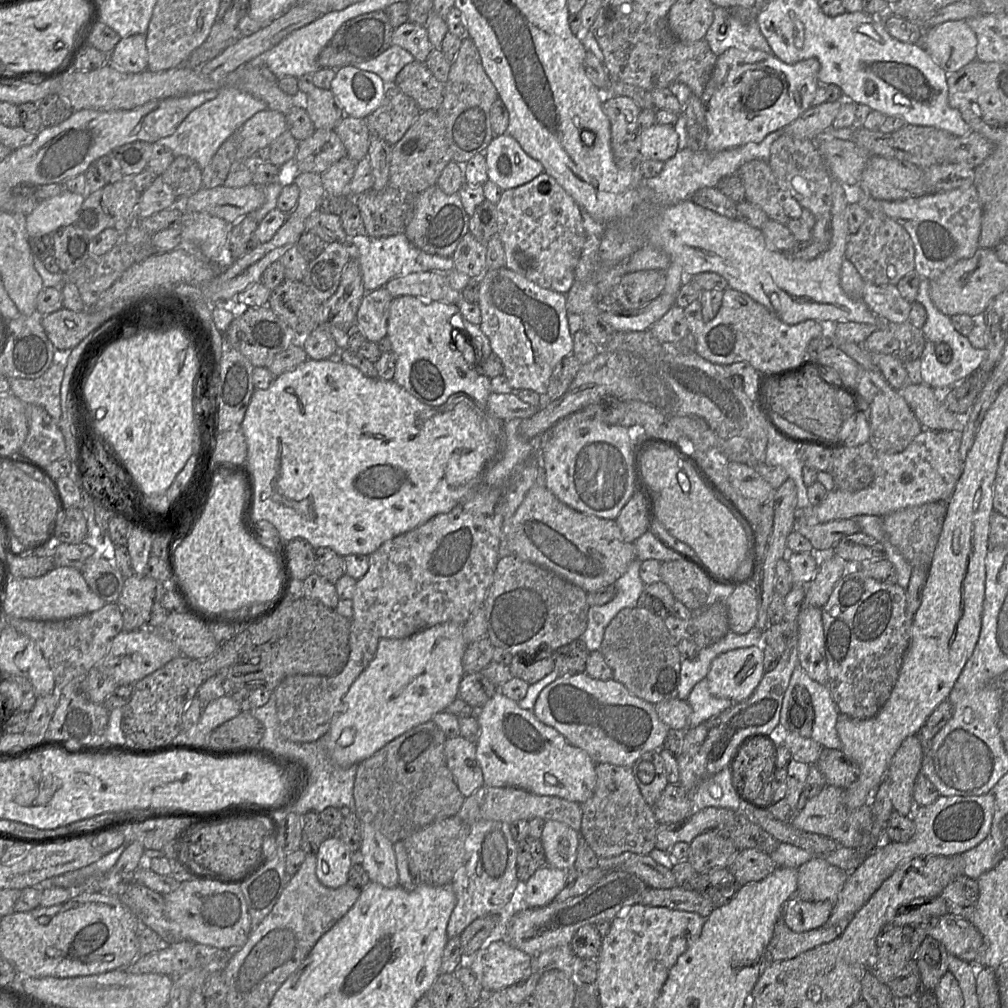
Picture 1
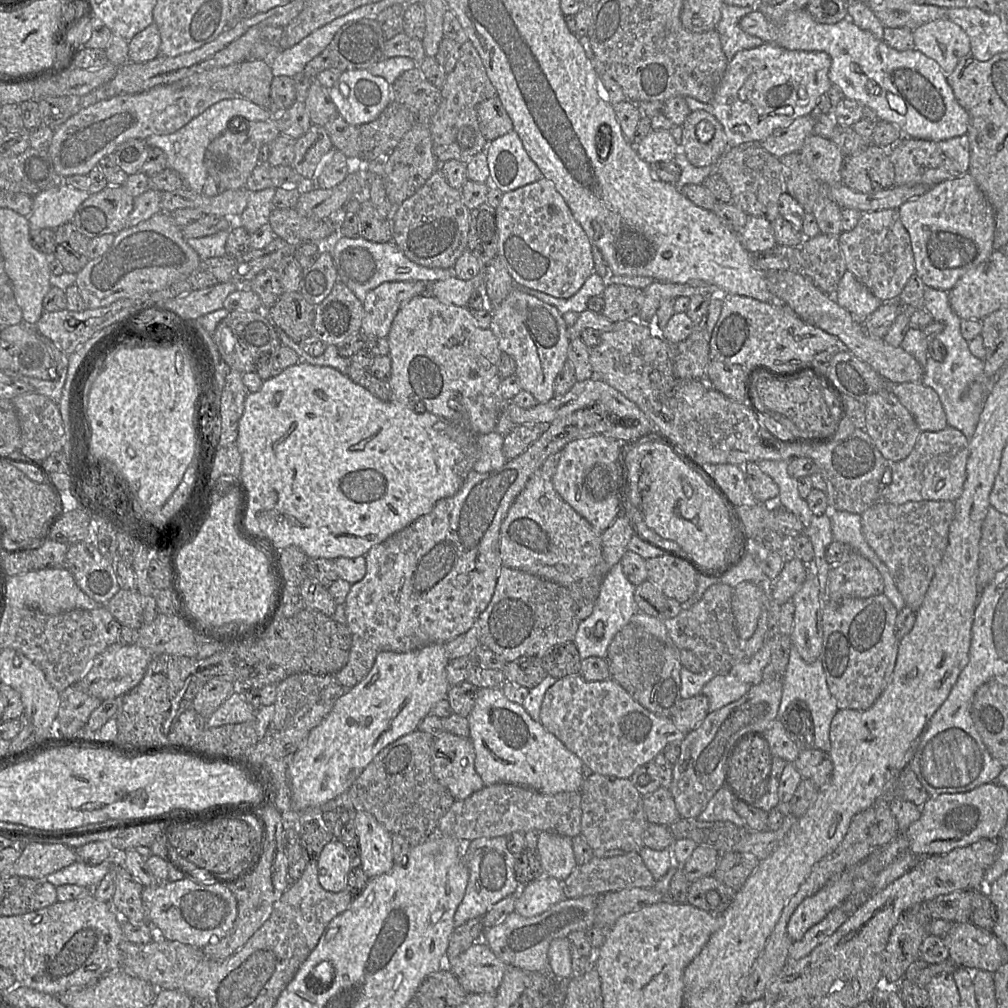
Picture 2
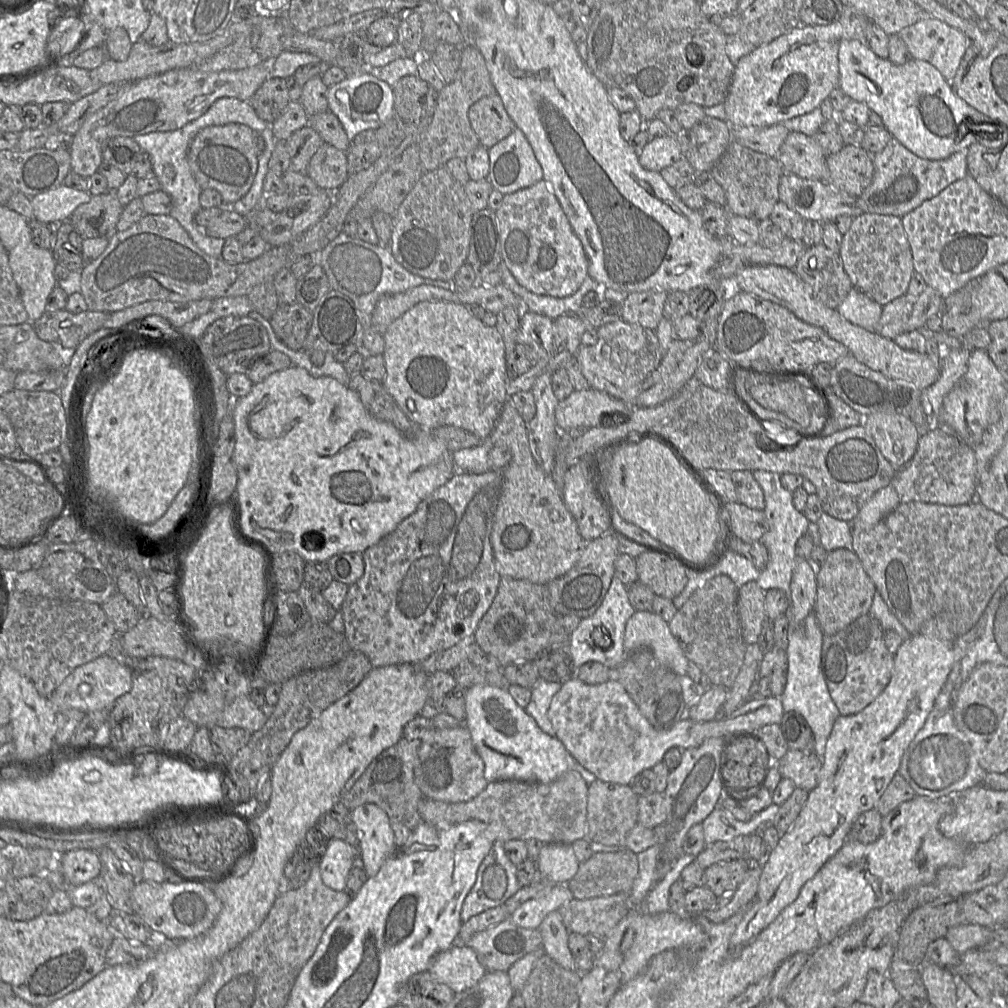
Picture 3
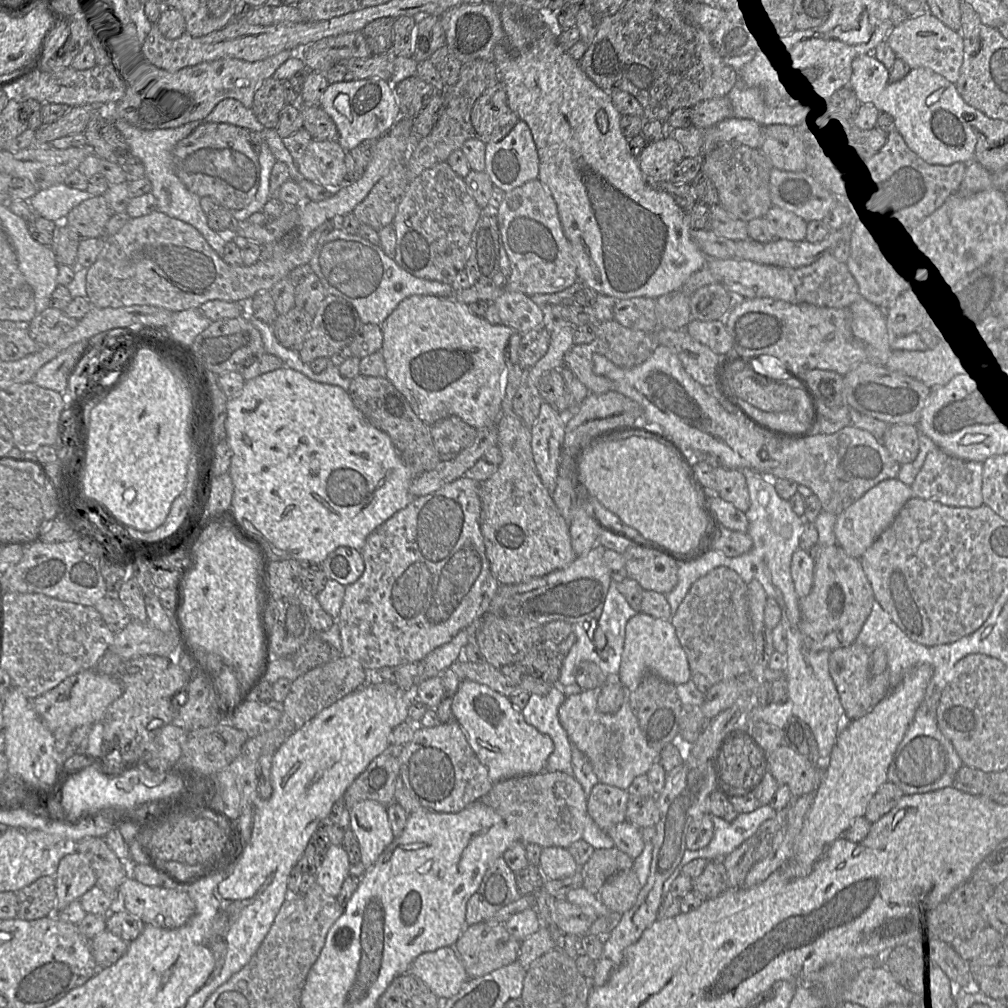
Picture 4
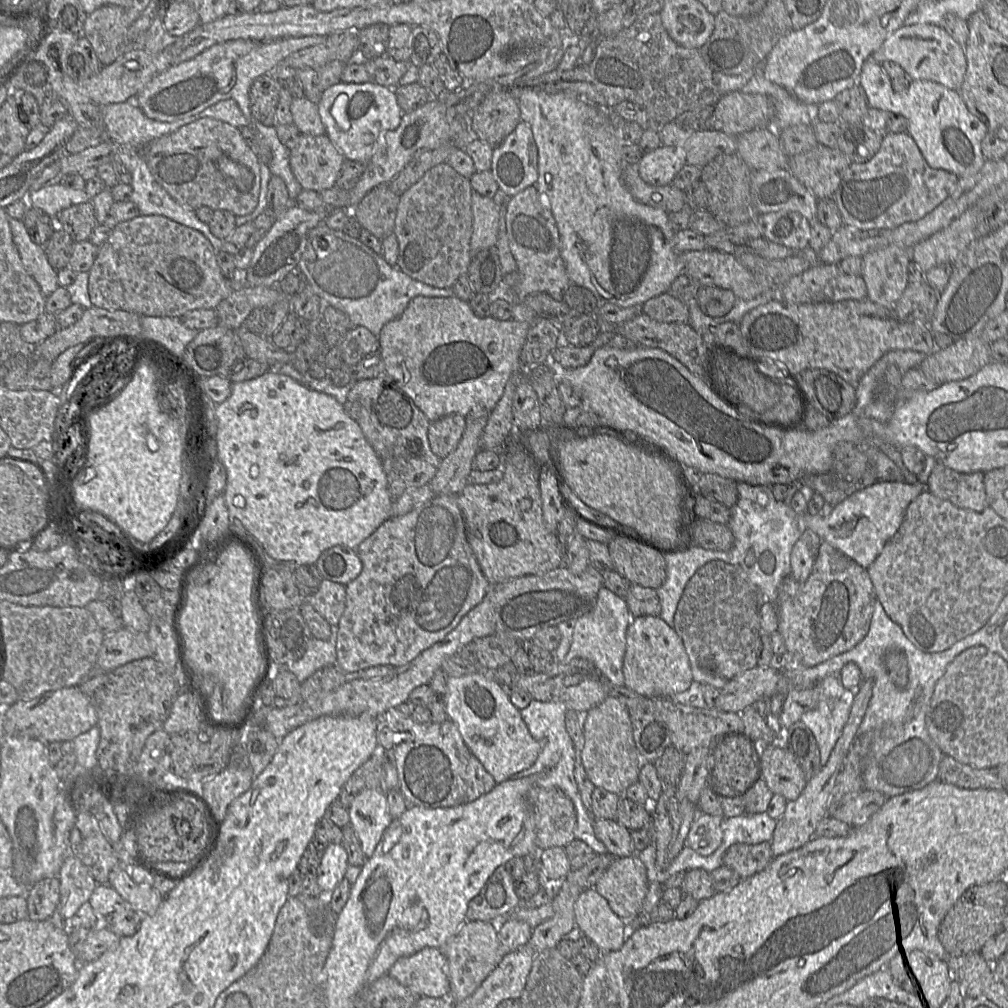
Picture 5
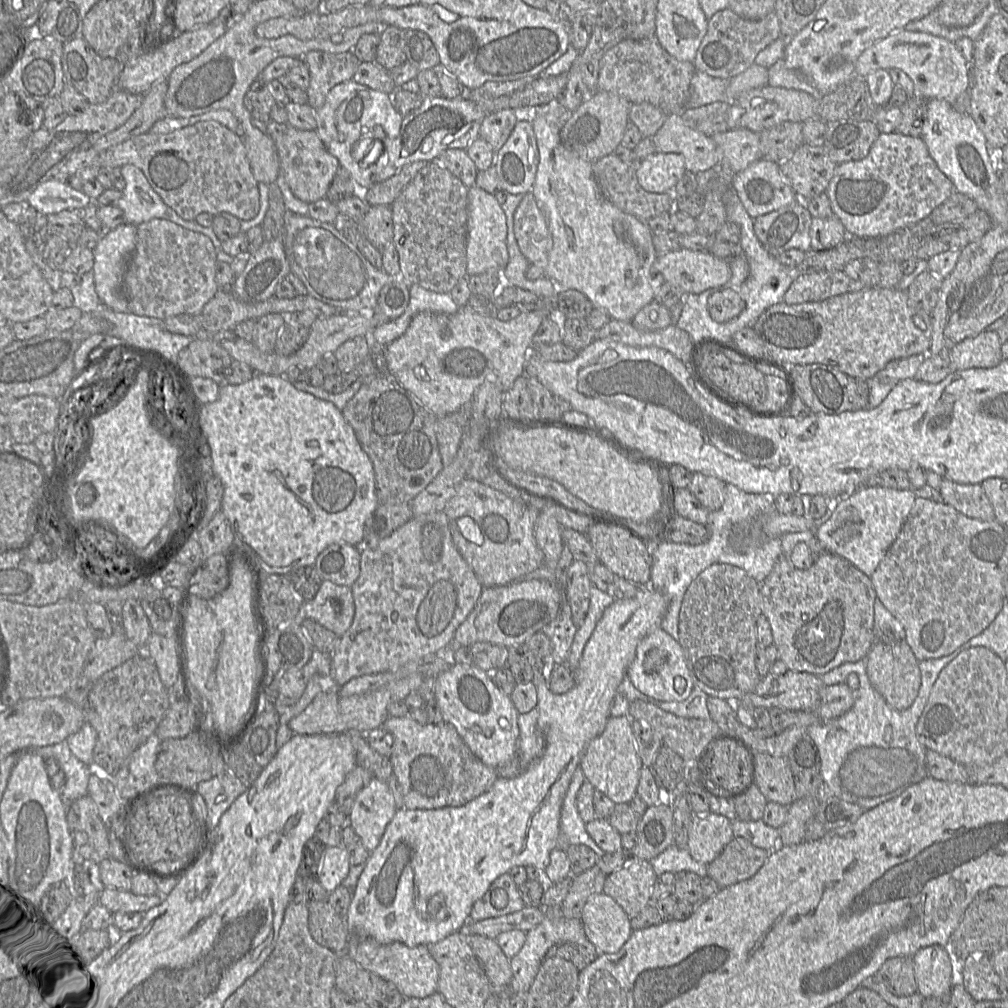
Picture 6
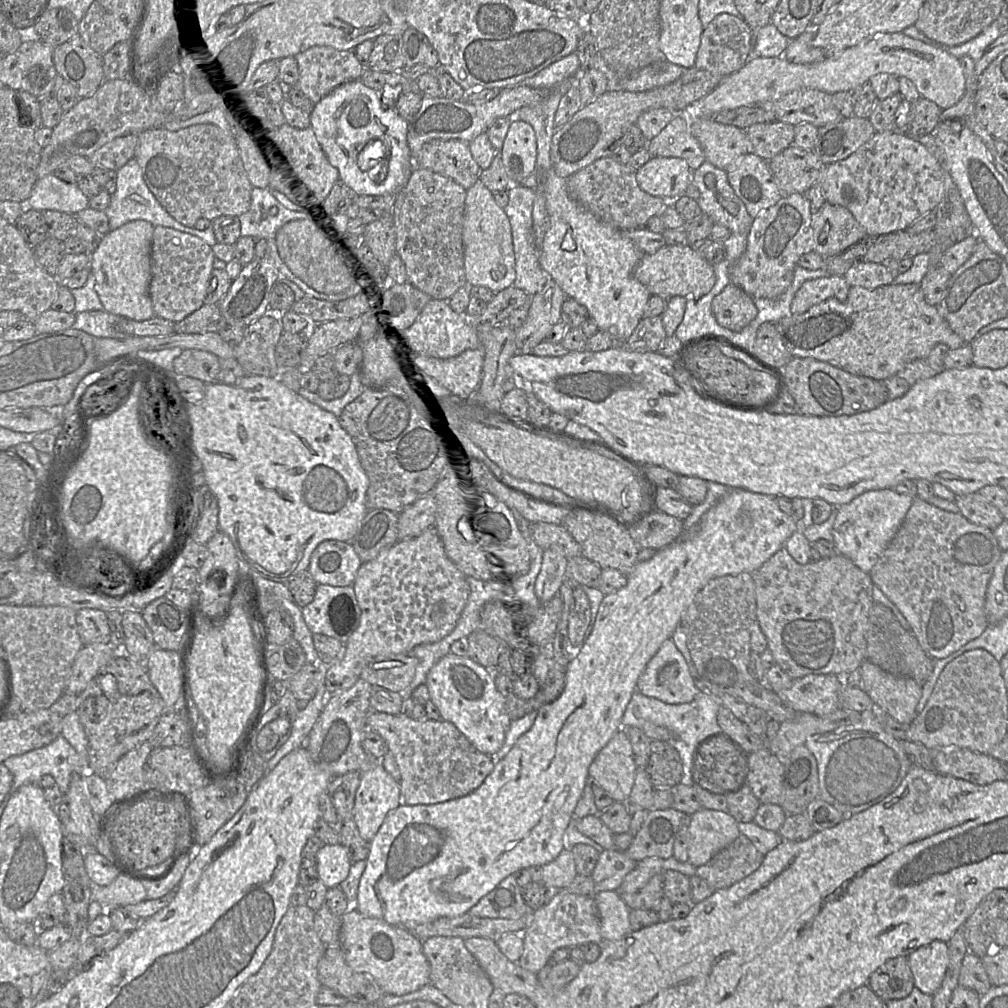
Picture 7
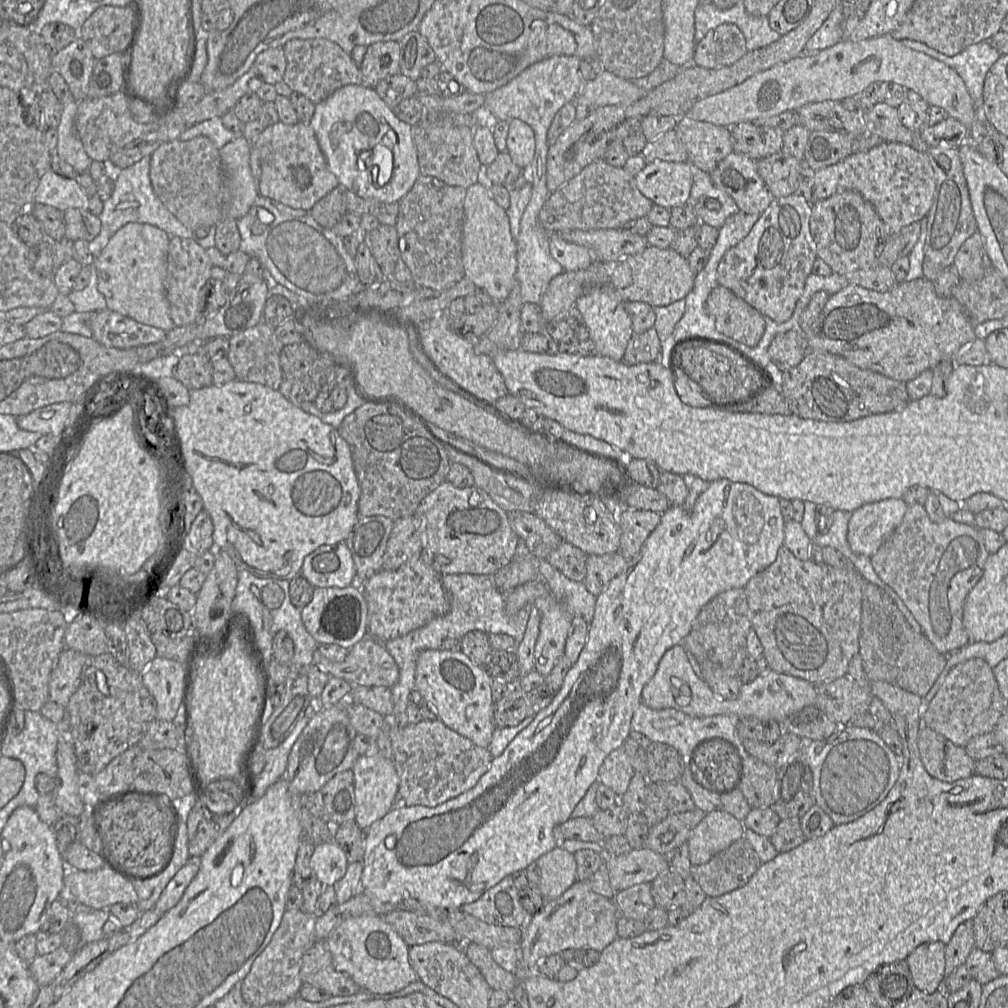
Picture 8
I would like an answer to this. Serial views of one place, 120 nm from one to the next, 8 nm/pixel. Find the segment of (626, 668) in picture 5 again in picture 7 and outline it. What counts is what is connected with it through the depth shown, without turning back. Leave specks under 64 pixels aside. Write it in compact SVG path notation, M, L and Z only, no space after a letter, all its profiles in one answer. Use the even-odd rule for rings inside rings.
M671 638L662 643L648 662L636 689L668 704L689 703L699 692L684 656Z

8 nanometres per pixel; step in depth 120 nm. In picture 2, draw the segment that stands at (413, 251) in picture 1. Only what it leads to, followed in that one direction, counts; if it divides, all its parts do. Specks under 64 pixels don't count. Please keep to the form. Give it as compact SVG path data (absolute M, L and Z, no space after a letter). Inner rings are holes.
M340 235L323 249L330 251L338 281L343 282L362 303L369 291L384 282L422 281L429 284L454 276L452 268L425 267L411 261L393 241L376 243L363 237L348 238Z

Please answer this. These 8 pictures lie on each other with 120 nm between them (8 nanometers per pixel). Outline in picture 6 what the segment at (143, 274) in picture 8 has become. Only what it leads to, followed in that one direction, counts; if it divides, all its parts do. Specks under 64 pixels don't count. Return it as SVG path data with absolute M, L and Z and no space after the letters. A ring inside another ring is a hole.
M122 224L110 230L99 241L94 253L94 278L95 288L101 302L116 312L130 313L128 302L123 294L123 277L127 269L131 255L136 246L137 226Z

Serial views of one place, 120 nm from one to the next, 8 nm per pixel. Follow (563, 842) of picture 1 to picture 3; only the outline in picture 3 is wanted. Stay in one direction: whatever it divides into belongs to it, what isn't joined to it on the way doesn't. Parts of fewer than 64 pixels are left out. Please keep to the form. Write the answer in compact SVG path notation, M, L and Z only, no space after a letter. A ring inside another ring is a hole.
M568 843L543 844L537 863L543 880L553 884L566 884L580 865L571 844Z

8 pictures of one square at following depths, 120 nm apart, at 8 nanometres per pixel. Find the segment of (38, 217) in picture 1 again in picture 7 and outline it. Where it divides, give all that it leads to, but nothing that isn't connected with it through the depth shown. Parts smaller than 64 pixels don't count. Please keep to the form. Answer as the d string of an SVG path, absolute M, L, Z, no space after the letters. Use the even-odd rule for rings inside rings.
M51 173L38 179L27 205L40 212L55 210L76 215L89 207L89 200L77 184L64 182Z

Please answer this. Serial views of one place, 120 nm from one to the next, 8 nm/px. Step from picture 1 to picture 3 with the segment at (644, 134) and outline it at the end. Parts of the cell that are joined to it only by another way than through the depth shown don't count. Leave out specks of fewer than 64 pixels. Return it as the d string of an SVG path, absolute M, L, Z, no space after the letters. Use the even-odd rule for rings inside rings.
M672 134L651 139L639 153L639 162L649 171L660 172L682 158L681 147Z

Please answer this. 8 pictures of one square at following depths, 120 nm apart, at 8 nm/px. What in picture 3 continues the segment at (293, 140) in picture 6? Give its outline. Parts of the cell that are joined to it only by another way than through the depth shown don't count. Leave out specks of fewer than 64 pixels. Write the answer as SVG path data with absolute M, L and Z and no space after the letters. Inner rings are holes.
M323 144L312 156L305 174L319 189L336 192L349 177L346 152Z

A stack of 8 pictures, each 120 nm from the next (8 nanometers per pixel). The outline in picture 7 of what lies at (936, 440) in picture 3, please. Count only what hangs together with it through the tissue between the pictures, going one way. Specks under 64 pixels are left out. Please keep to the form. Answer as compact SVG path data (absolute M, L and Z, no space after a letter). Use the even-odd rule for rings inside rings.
M978 492L956 495L954 503L959 508L959 513L976 525L993 530L1004 521L998 509Z

